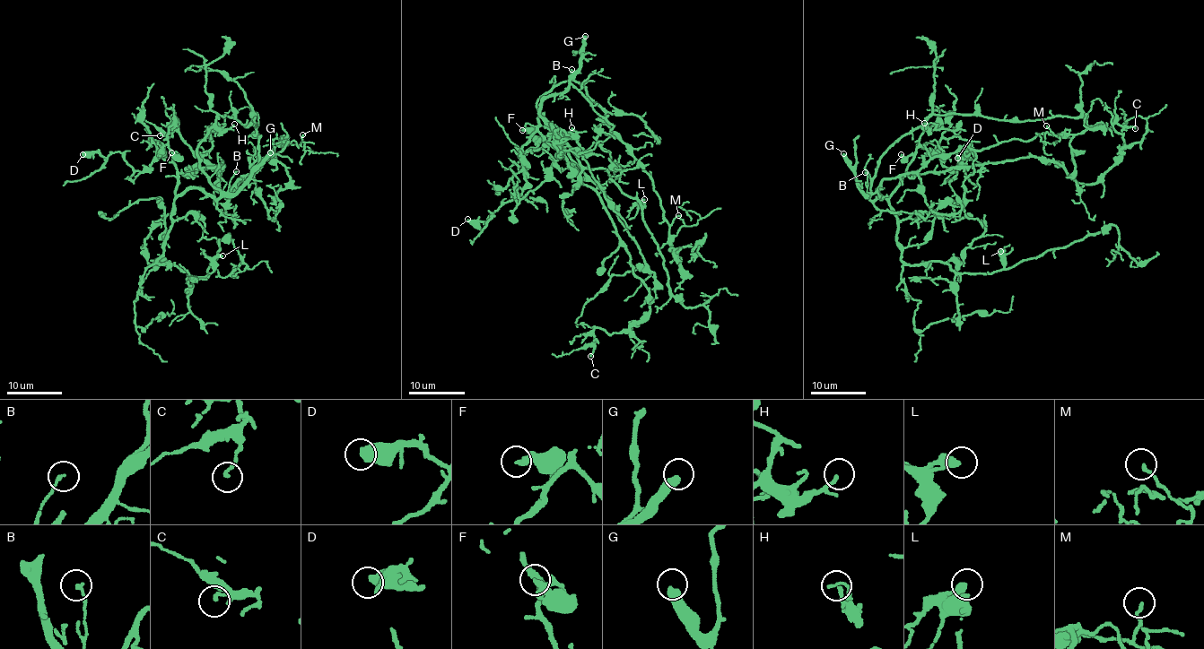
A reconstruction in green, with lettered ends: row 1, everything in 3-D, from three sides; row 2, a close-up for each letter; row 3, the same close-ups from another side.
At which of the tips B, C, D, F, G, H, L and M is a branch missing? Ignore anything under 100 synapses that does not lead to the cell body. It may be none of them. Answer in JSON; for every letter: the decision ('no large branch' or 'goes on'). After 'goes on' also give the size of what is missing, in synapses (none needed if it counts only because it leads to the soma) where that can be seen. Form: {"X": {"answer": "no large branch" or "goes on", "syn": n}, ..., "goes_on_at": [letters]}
{"B": {"answer": "no large branch"}, "C": {"answer": "no large branch"}, "D": {"answer": "no large branch"}, "F": {"answer": "no large branch"}, "G": {"answer": "goes on"}, "H": {"answer": "no large branch"}, "L": {"answer": "no large branch"}, "M": {"answer": "no large branch"}, "goes_on_at": ["G"]}

